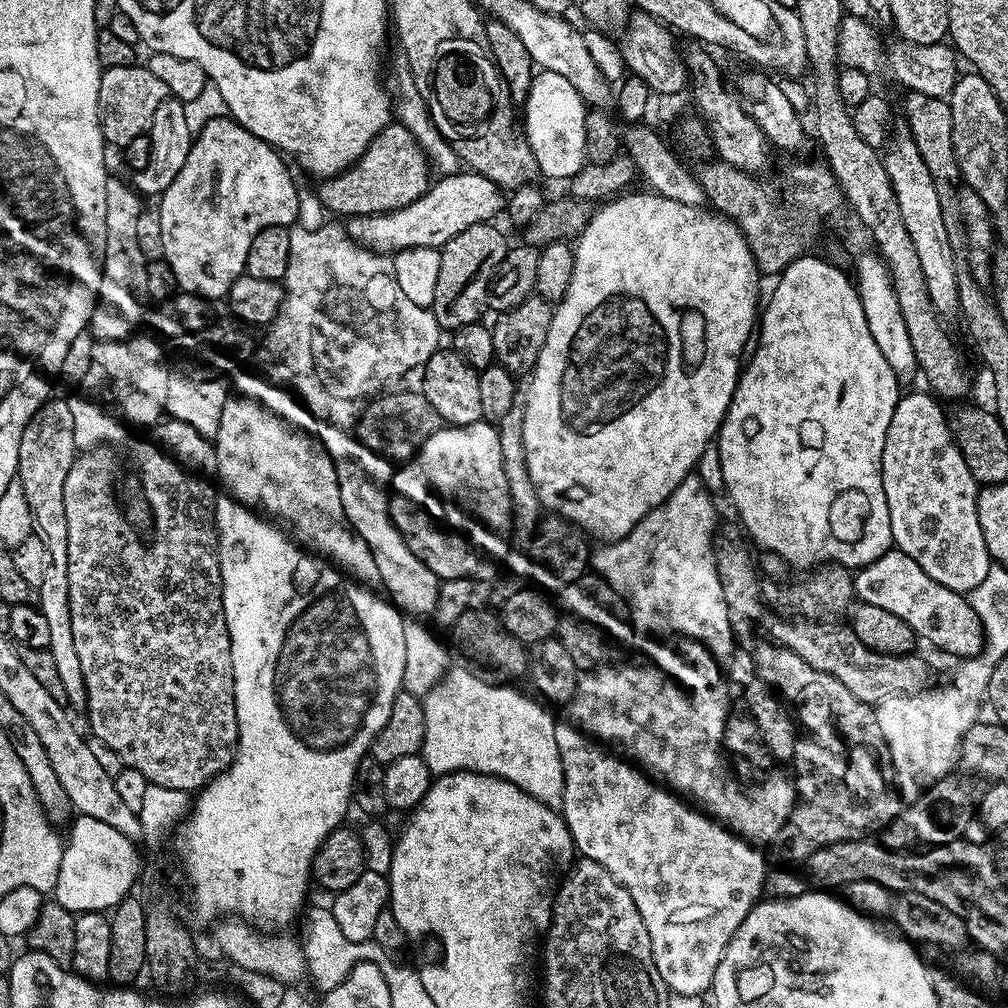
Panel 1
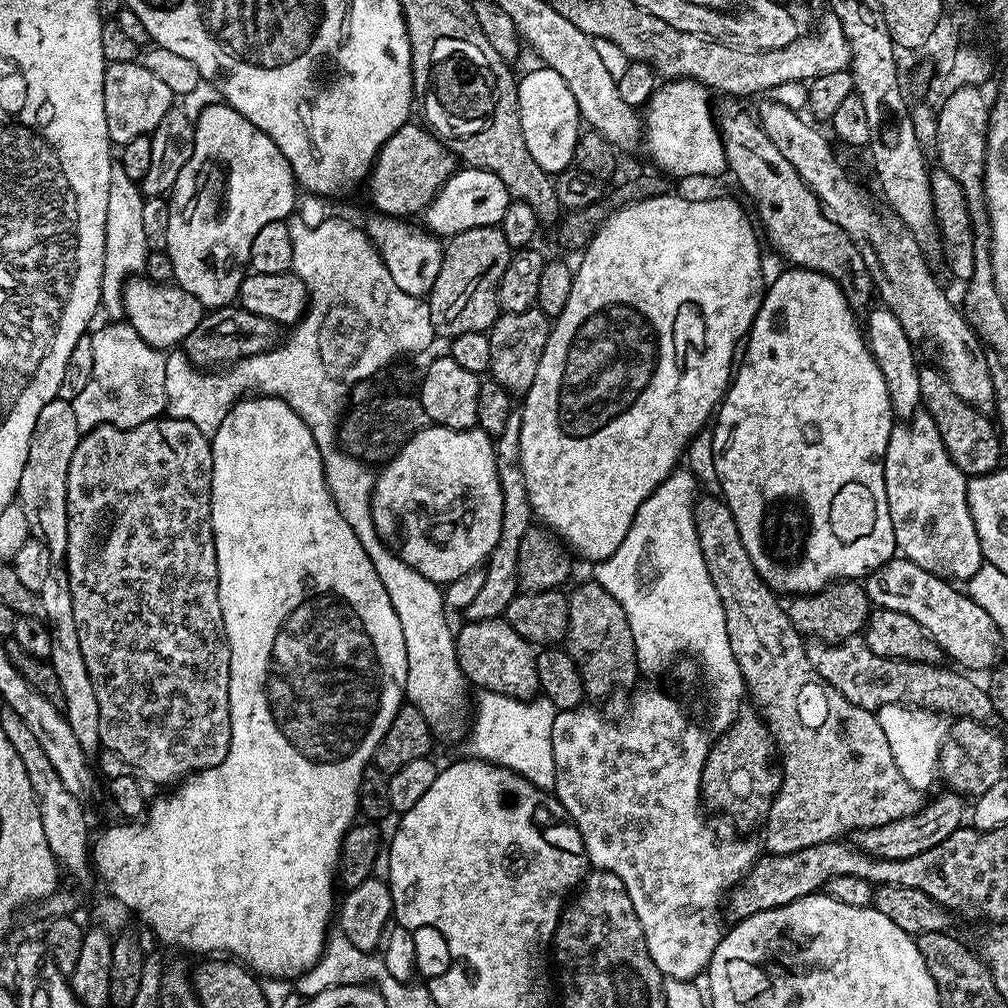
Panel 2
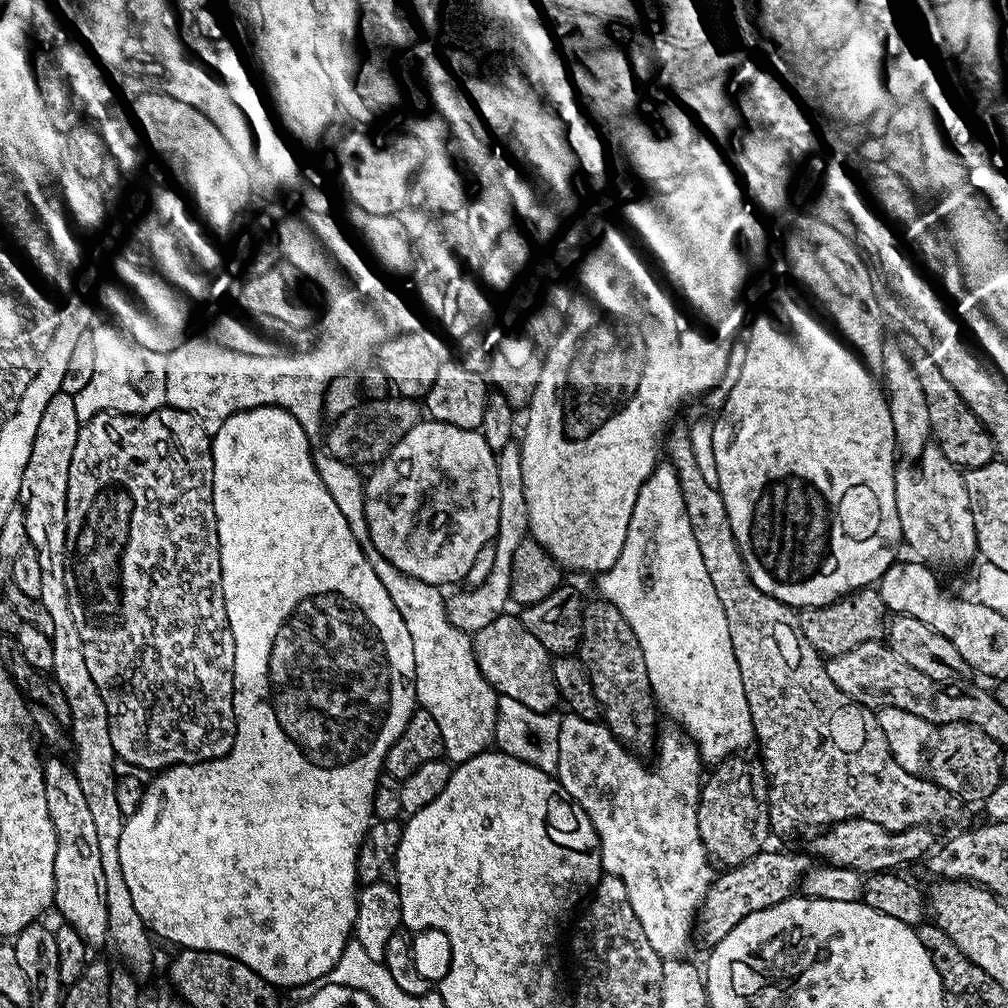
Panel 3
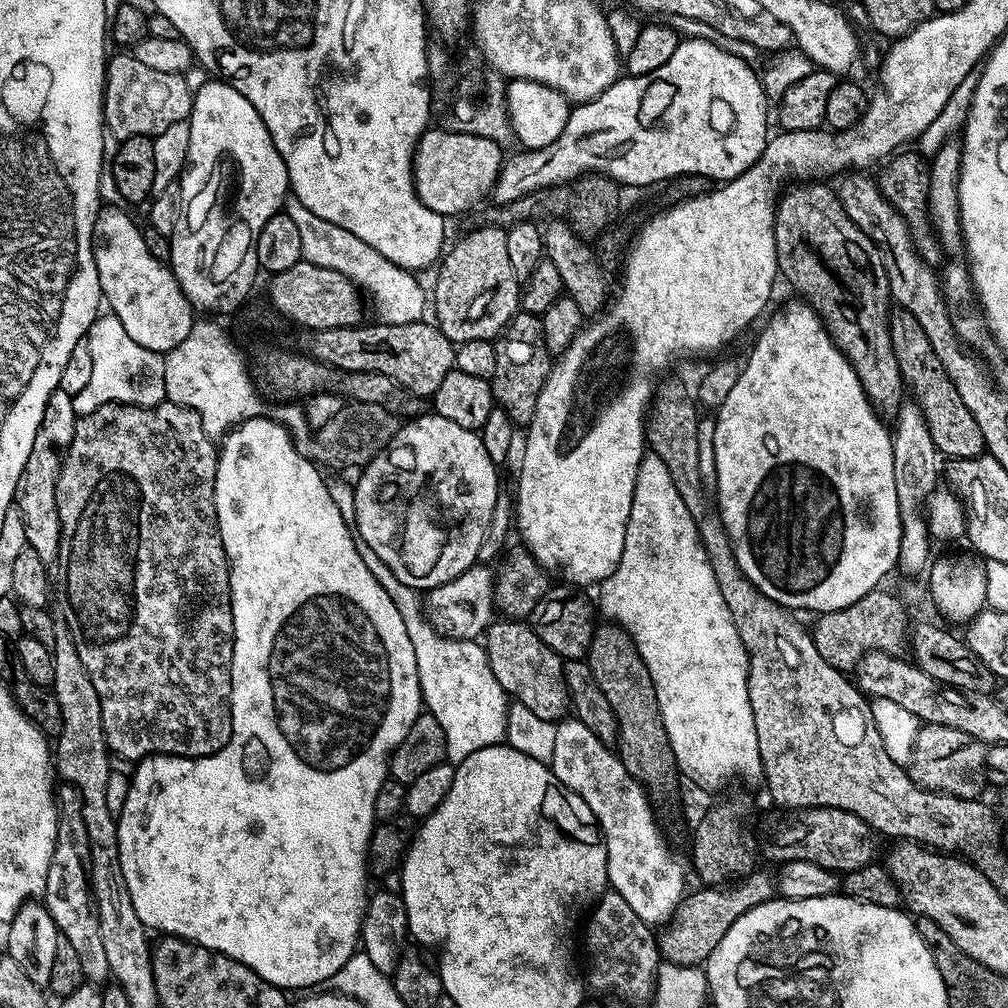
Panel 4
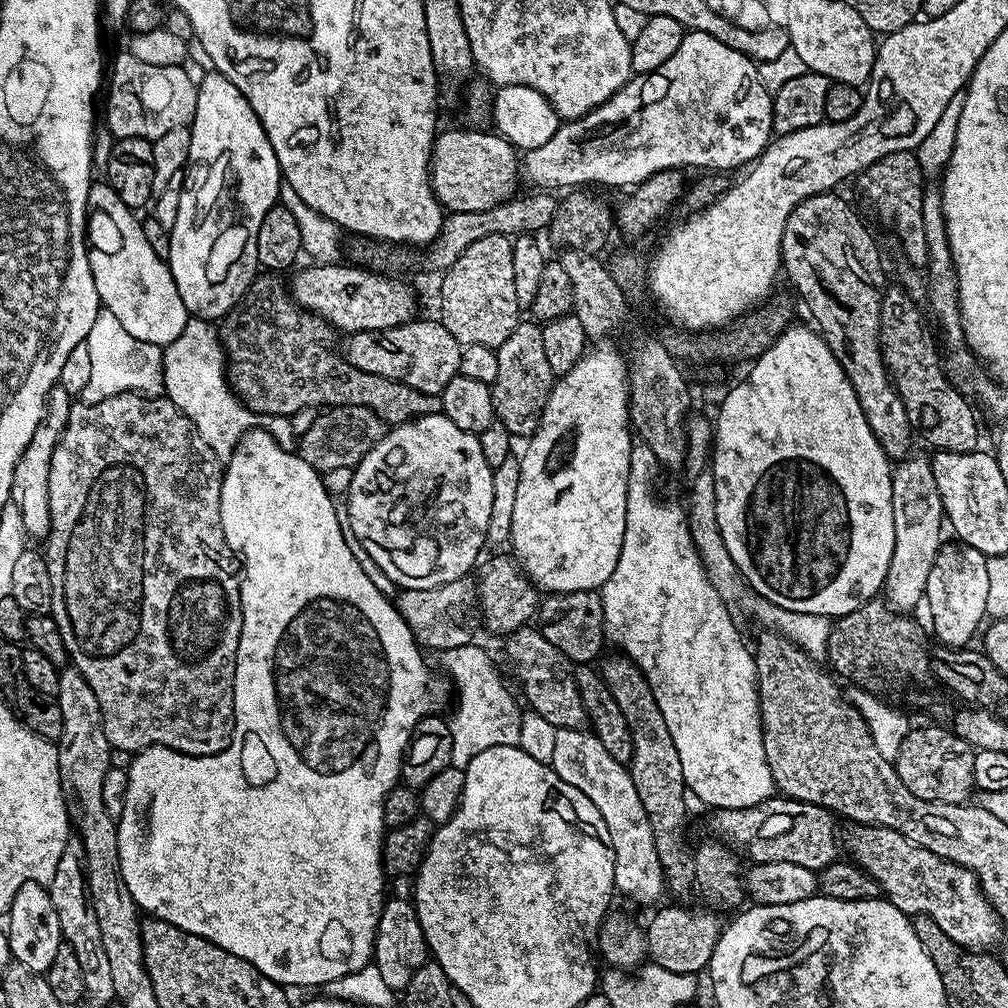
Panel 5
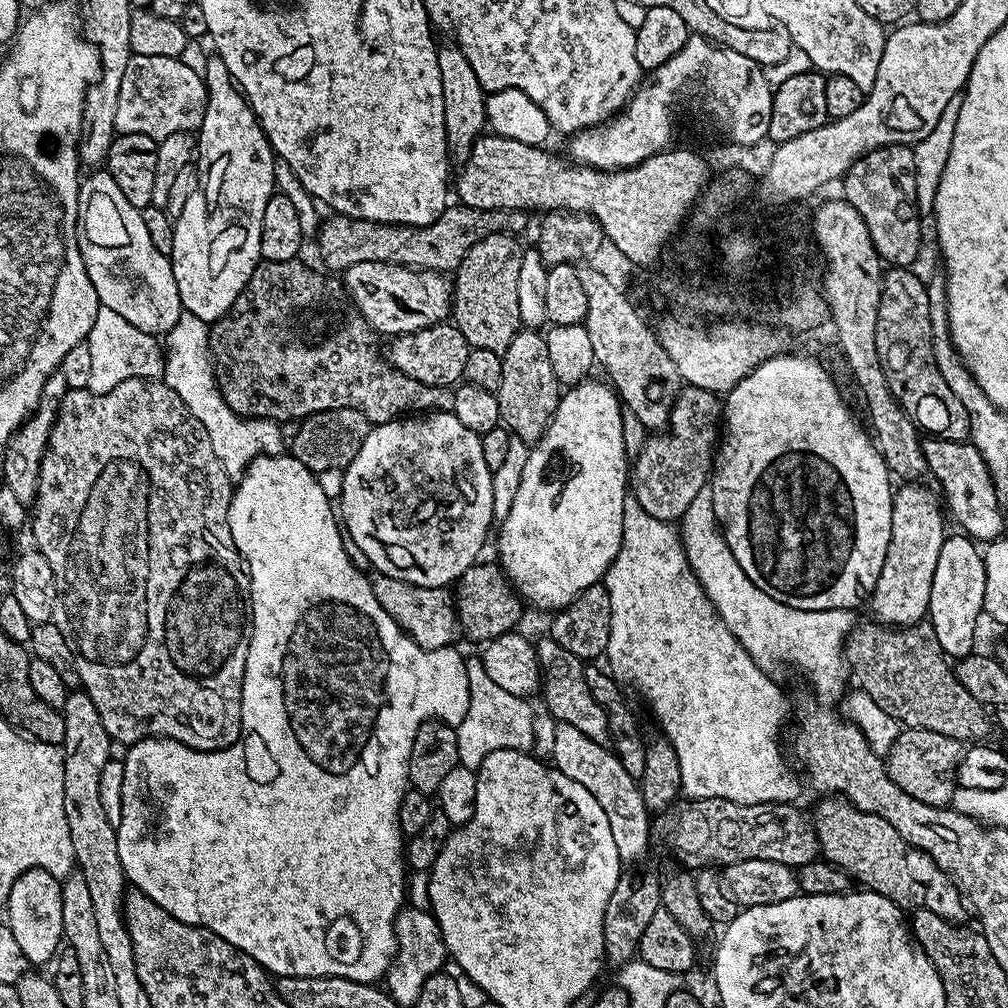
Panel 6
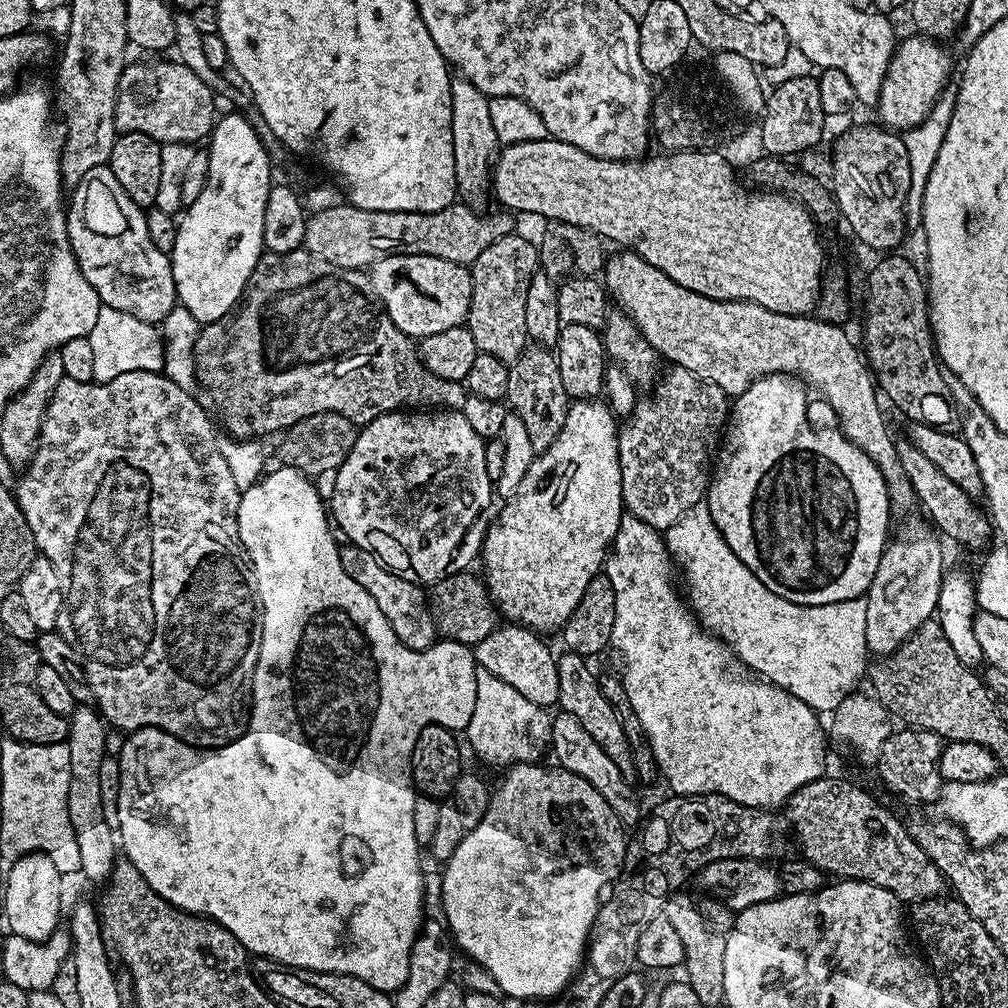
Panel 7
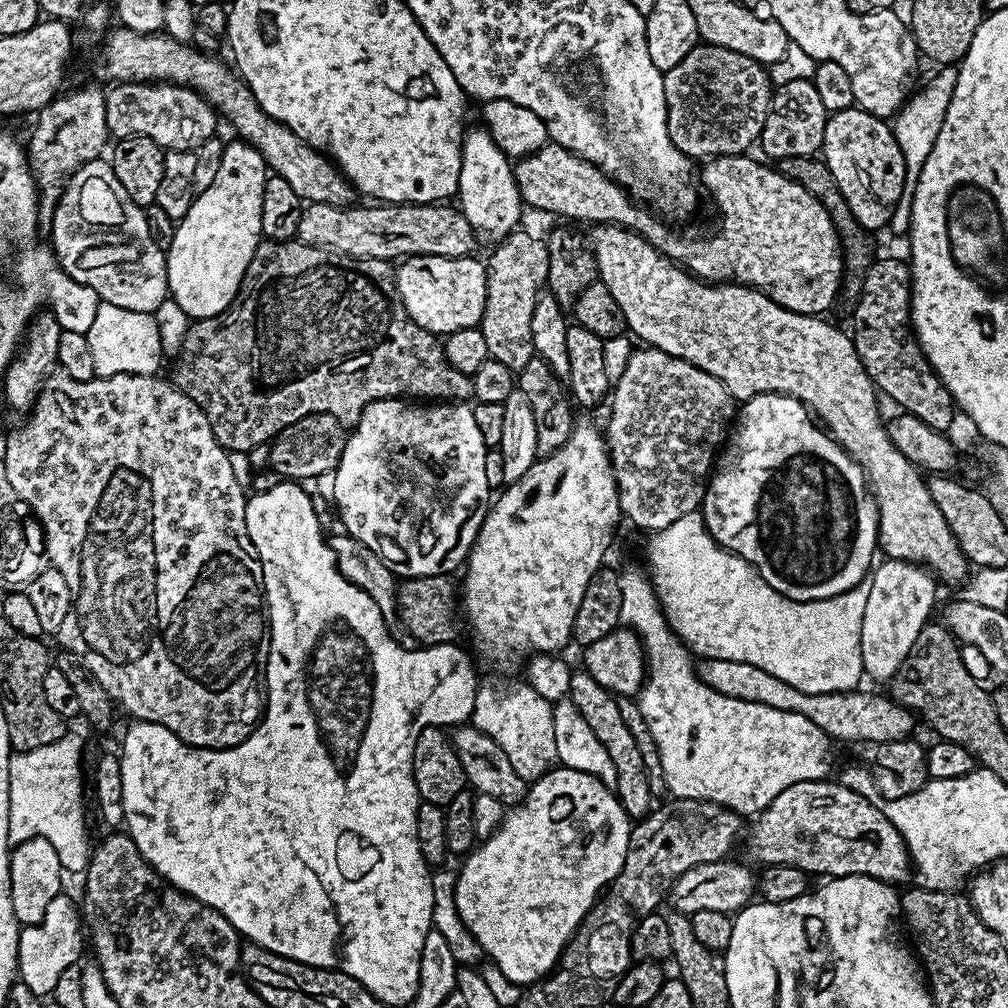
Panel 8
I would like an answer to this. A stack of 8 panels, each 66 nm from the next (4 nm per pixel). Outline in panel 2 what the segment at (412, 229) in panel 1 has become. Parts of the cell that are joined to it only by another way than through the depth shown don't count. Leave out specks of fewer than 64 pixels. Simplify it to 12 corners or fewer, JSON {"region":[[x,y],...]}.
{"region":[[461,167],[422,213],[437,238],[495,228],[506,182]]}

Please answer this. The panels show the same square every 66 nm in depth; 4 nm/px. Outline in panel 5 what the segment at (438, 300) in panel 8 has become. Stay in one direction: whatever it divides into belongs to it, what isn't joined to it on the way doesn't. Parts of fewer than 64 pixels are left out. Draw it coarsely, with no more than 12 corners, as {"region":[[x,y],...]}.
{"region":[[345,262],[290,280],[299,307],[346,334],[417,315],[404,284]]}

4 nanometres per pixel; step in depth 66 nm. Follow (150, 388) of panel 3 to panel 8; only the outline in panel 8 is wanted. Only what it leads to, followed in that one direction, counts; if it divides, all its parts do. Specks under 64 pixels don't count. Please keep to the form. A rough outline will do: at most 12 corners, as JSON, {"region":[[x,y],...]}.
{"region":[[102,302],[86,335],[97,377],[155,376],[151,312]]}

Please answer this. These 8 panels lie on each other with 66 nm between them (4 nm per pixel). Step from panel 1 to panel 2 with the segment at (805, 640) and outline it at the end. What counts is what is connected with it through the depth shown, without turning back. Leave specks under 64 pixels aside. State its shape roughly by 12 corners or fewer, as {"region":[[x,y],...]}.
{"region":[[860,638],[812,642],[812,671],[854,706],[981,722],[988,688],[951,667],[891,660]]}

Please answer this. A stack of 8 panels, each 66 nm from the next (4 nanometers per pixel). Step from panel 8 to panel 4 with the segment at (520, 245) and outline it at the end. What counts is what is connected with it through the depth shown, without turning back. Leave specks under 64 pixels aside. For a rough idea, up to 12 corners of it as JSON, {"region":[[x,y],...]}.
{"region":[[476,228],[439,261],[440,333],[495,341],[521,311],[507,231]]}

